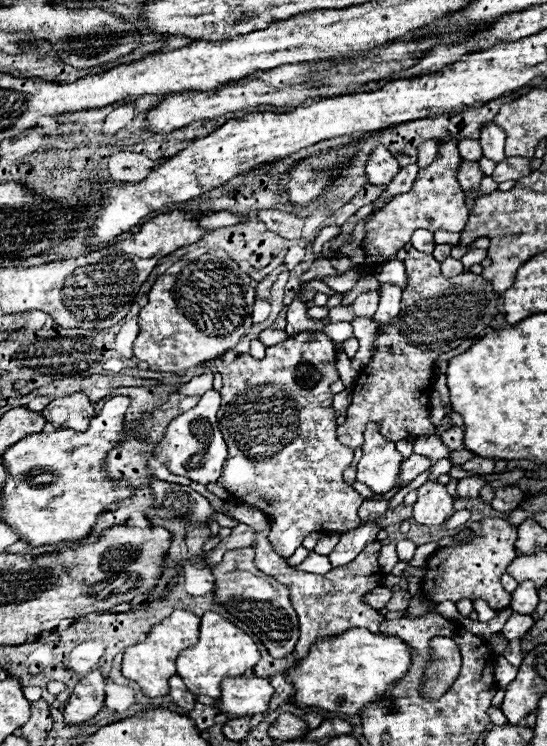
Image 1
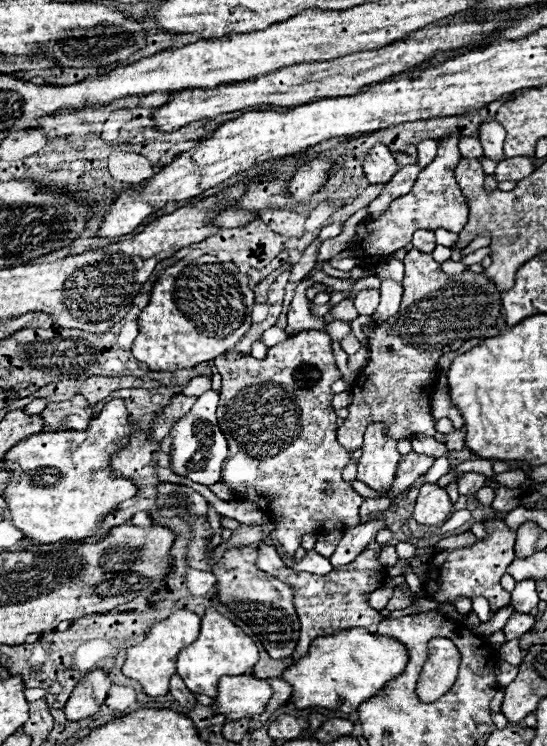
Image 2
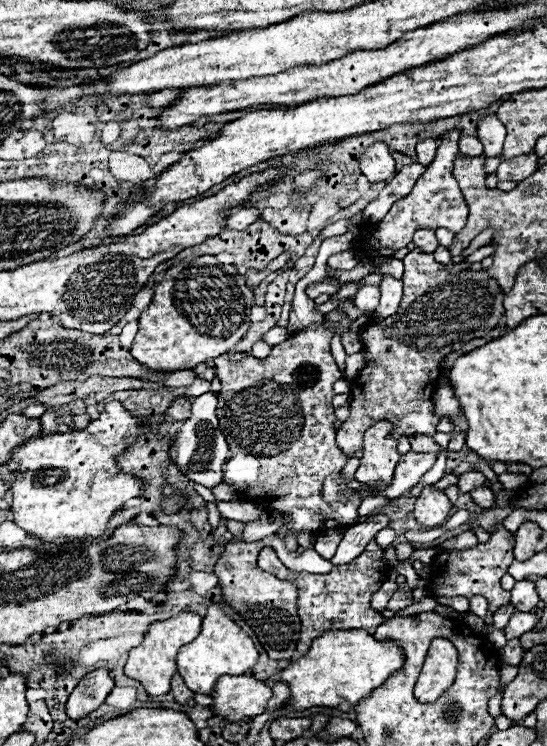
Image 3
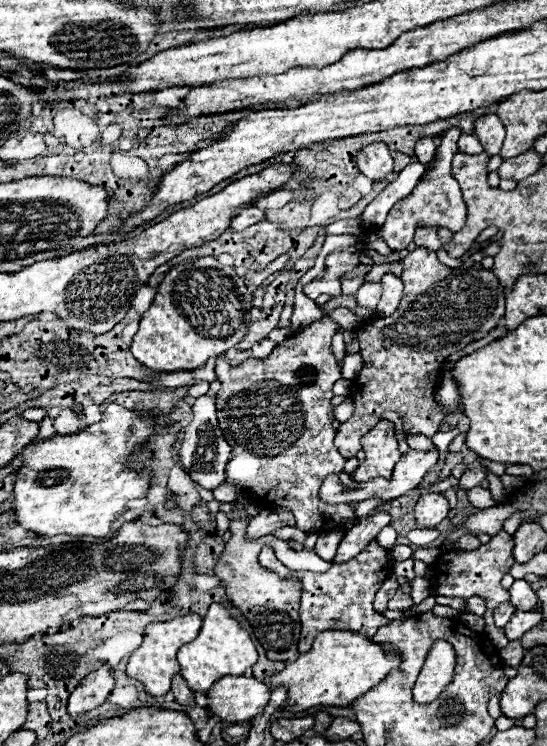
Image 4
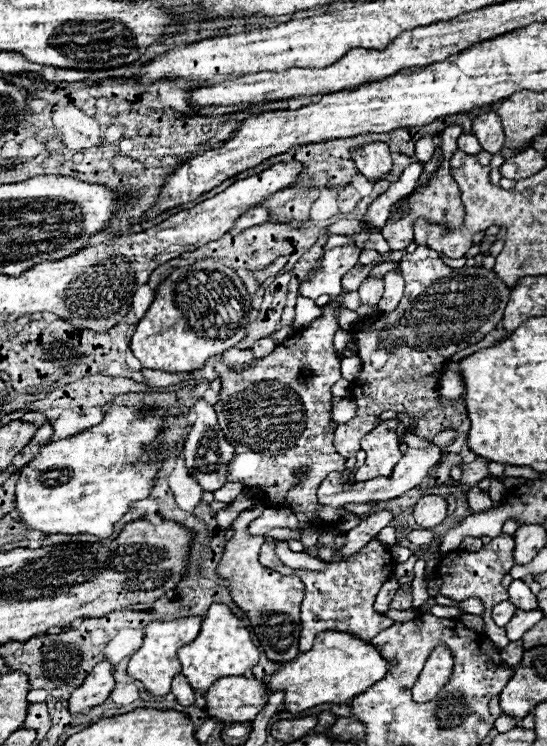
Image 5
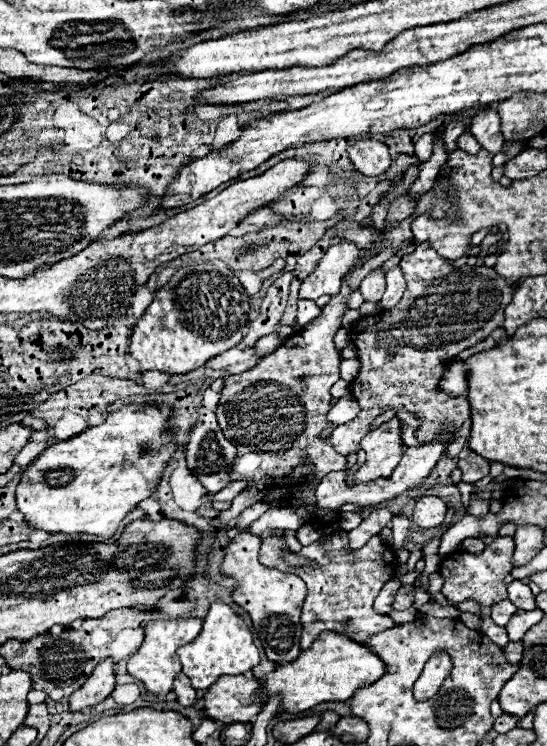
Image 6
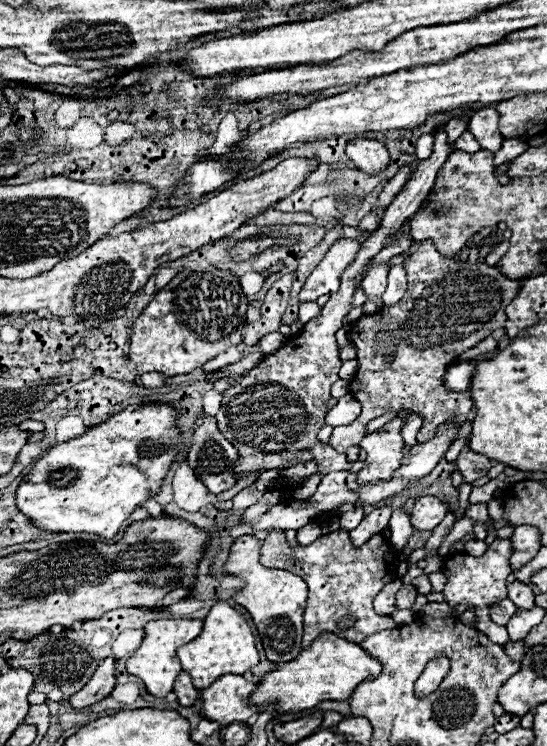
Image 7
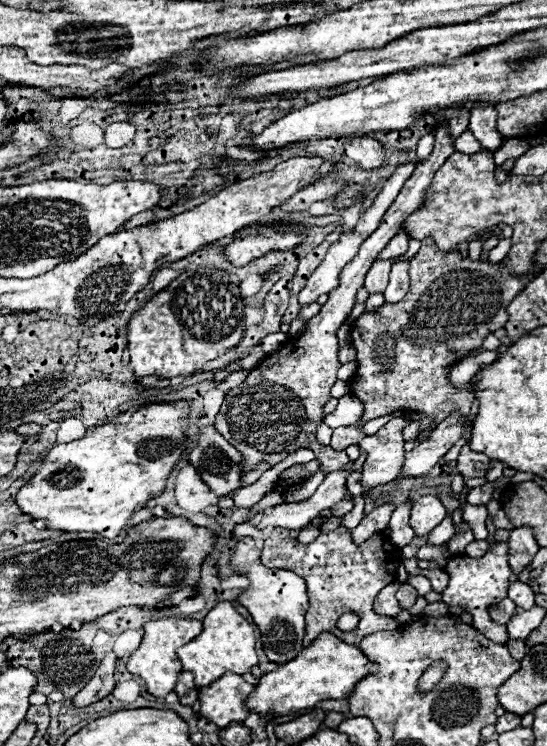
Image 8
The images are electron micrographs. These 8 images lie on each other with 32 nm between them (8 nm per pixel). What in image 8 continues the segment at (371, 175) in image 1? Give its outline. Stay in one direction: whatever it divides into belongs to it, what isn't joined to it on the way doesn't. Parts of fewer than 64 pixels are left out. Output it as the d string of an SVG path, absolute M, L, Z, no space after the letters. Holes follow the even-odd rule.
M350 138L346 142L346 156L362 170L374 170L386 164L386 150L374 138Z

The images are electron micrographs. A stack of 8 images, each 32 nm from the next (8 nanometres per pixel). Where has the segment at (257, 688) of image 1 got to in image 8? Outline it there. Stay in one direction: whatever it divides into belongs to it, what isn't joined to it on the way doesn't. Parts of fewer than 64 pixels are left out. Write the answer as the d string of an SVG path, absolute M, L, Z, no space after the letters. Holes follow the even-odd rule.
M222 676L216 684L200 690L200 718L226 728L234 722L244 722L252 710L246 708L246 700L252 694L254 684L248 684L242 676Z

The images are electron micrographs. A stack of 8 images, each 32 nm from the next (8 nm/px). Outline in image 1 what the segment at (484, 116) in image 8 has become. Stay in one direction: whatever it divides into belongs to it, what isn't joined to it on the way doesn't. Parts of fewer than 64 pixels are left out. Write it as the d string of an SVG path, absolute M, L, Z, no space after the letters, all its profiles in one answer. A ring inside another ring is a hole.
M488 124L482 128L482 134L480 134L480 144L482 144L482 150L484 150L484 156L488 160L494 160L494 162L502 162L506 156L504 156L504 130L498 128L496 124Z

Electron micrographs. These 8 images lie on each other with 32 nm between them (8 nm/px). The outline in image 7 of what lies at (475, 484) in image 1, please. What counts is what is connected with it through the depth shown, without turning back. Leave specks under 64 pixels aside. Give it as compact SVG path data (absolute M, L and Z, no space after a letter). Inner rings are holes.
M464 446L456 464L458 464L458 470L464 476L464 482L474 482L474 480L486 476L488 470L492 468L492 462L486 456L472 452L468 446Z

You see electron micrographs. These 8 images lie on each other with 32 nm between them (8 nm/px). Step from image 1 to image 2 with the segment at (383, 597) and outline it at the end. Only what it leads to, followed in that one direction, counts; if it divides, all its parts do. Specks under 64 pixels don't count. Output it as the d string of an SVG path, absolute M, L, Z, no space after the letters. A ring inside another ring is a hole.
M384 584L382 588L378 588L378 590L368 594L368 604L374 610L382 610L382 608L386 608L388 600L392 598L392 592L394 592L394 584Z

